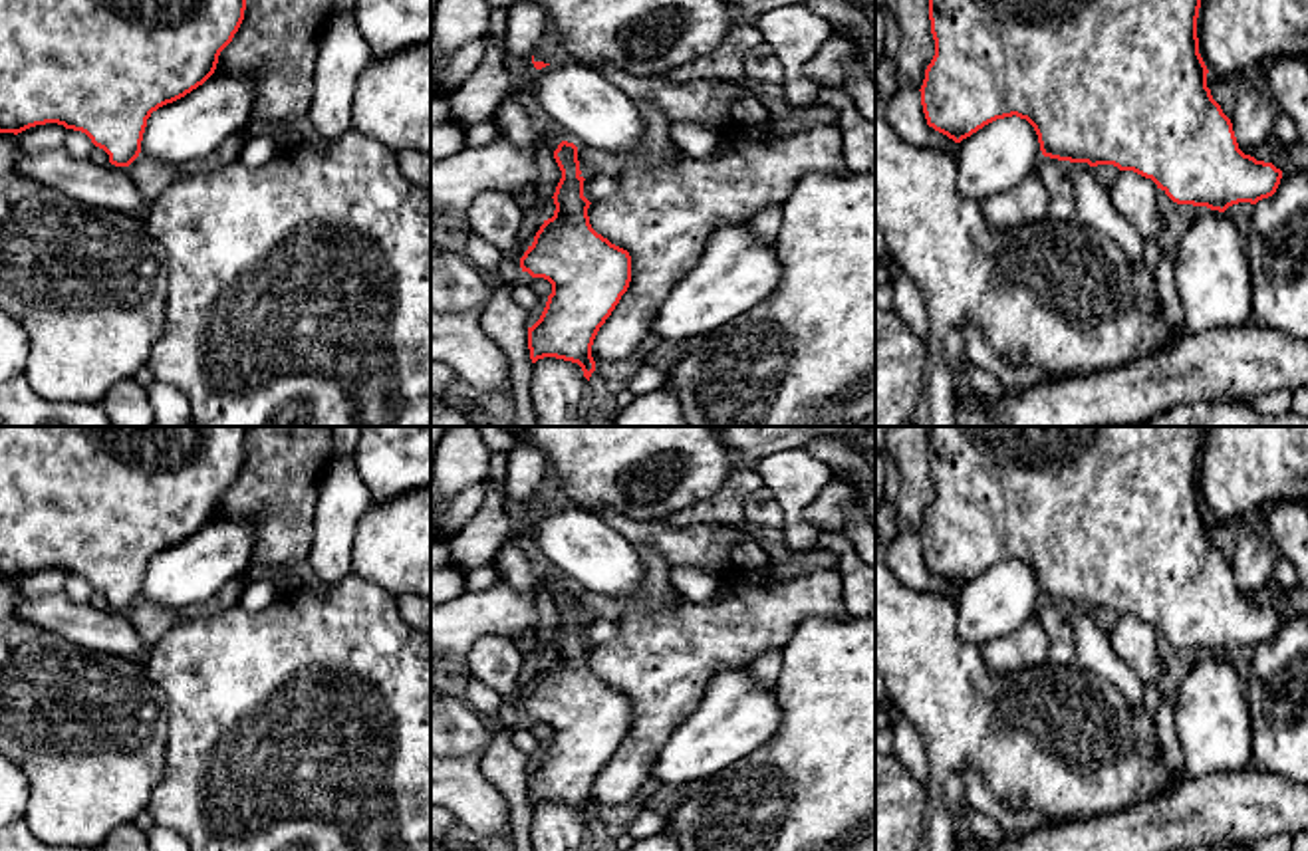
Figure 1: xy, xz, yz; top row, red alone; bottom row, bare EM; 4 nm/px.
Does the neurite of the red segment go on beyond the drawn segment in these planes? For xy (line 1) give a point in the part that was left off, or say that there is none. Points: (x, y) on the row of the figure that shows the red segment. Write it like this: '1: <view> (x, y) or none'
1: none

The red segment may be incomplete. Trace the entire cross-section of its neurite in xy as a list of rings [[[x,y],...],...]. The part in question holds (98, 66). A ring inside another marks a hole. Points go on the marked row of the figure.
[[[0,0],[0,133],[22,133],[36,125],[58,123],[85,133],[109,155],[115,167],[129,167],[141,153],[147,119],[159,107],[173,103],[216,69],[220,52],[232,42],[244,20],[246,0]]]

